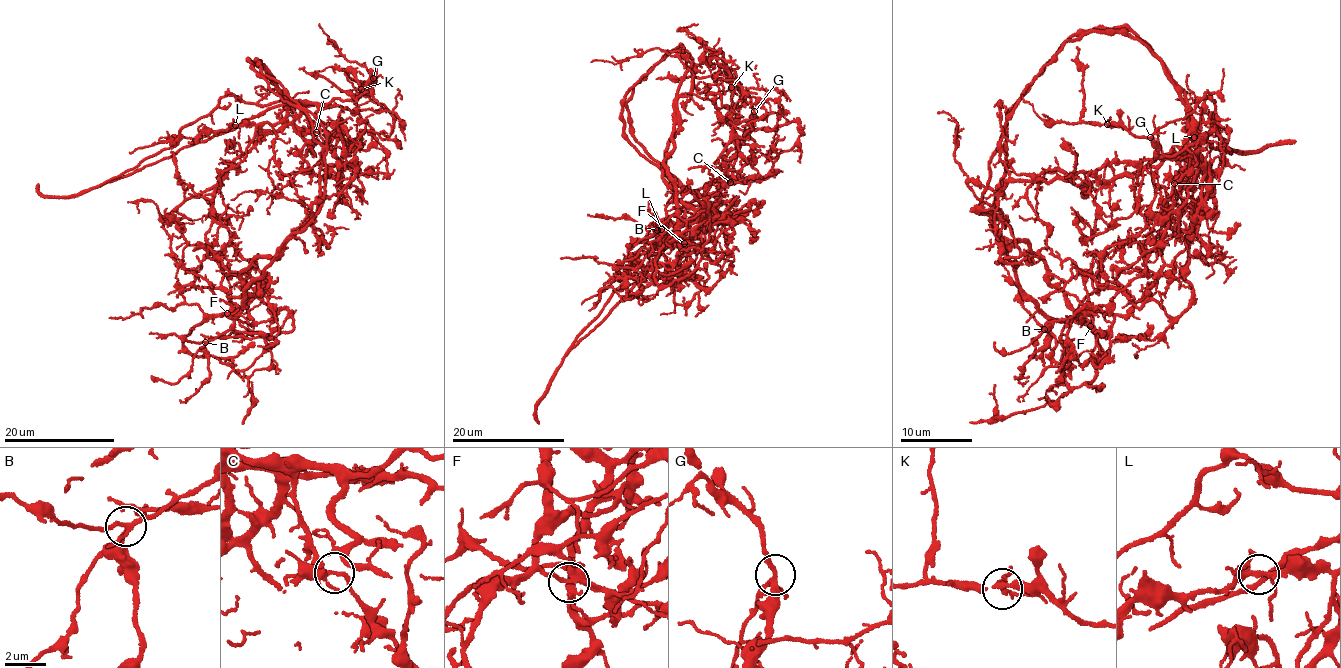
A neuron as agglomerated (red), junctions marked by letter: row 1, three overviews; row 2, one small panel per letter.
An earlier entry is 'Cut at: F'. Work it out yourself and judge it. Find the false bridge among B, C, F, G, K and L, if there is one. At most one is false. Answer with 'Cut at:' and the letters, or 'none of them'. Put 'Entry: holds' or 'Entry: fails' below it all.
Cut at: F
Entry: holds

